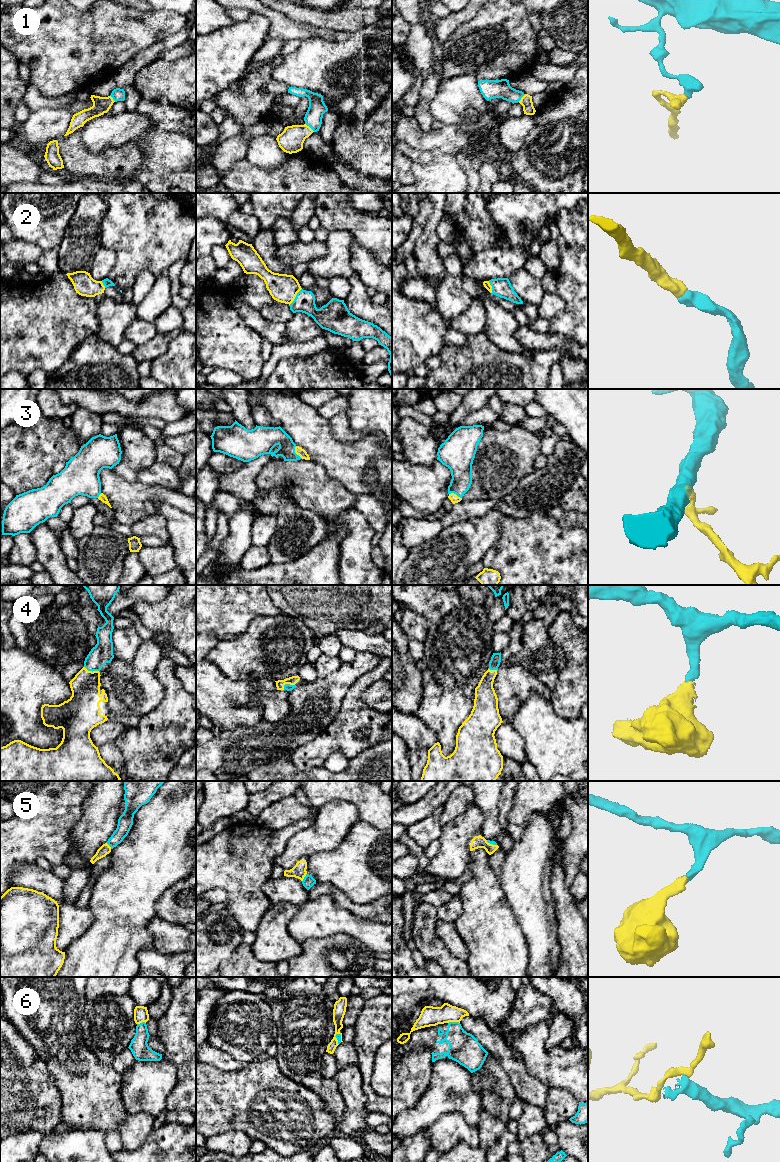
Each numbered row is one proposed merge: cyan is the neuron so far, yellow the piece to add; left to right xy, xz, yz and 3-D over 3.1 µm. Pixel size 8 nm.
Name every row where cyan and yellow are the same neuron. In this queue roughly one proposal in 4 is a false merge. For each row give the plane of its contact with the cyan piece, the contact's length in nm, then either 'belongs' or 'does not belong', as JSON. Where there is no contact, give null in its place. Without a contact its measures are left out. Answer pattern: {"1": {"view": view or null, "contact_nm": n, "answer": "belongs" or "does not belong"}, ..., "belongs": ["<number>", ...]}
{"1": {"view": "xz", "contact_nm": 100, "answer": "does not belong"}, "2": {"view": "xz", "contact_nm": 170, "answer": "belongs"}, "3": {"view": "xz", "contact_nm": 120, "answer": "belongs"}, "4": {"view": "xz", "contact_nm": 100, "answer": "belongs"}, "5": {"view": "xz", "contact_nm": 80, "answer": "belongs"}, "6": {"view": "yz", "contact_nm": 100, "answer": "does not belong"}, "belongs": ["2", "3", "4", "5"]}

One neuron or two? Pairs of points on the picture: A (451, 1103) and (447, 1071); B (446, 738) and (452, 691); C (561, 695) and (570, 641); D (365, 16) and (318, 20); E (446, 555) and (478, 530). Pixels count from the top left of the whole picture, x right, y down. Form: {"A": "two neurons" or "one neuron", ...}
{"A": "one neuron", "B": "one neuron", "C": "one neuron", "D": "one neuron", "E": "one neuron"}

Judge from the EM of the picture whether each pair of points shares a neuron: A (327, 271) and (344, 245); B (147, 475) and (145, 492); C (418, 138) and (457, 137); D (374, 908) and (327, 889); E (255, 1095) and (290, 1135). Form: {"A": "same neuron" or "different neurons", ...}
{"A": "same neuron", "B": "different neurons", "C": "same neuron", "D": "same neuron", "E": "same neuron"}

